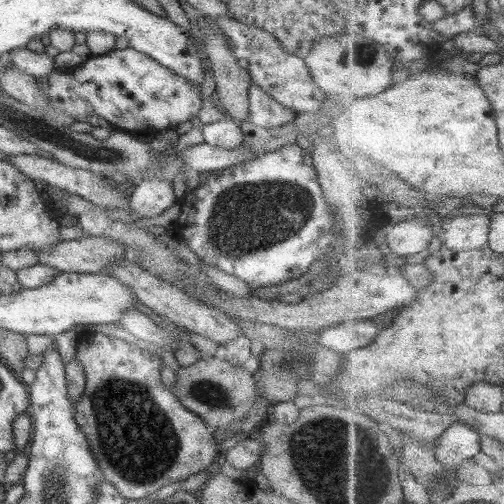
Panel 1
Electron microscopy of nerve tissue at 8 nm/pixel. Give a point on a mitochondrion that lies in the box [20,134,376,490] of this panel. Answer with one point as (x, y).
(137, 439)

